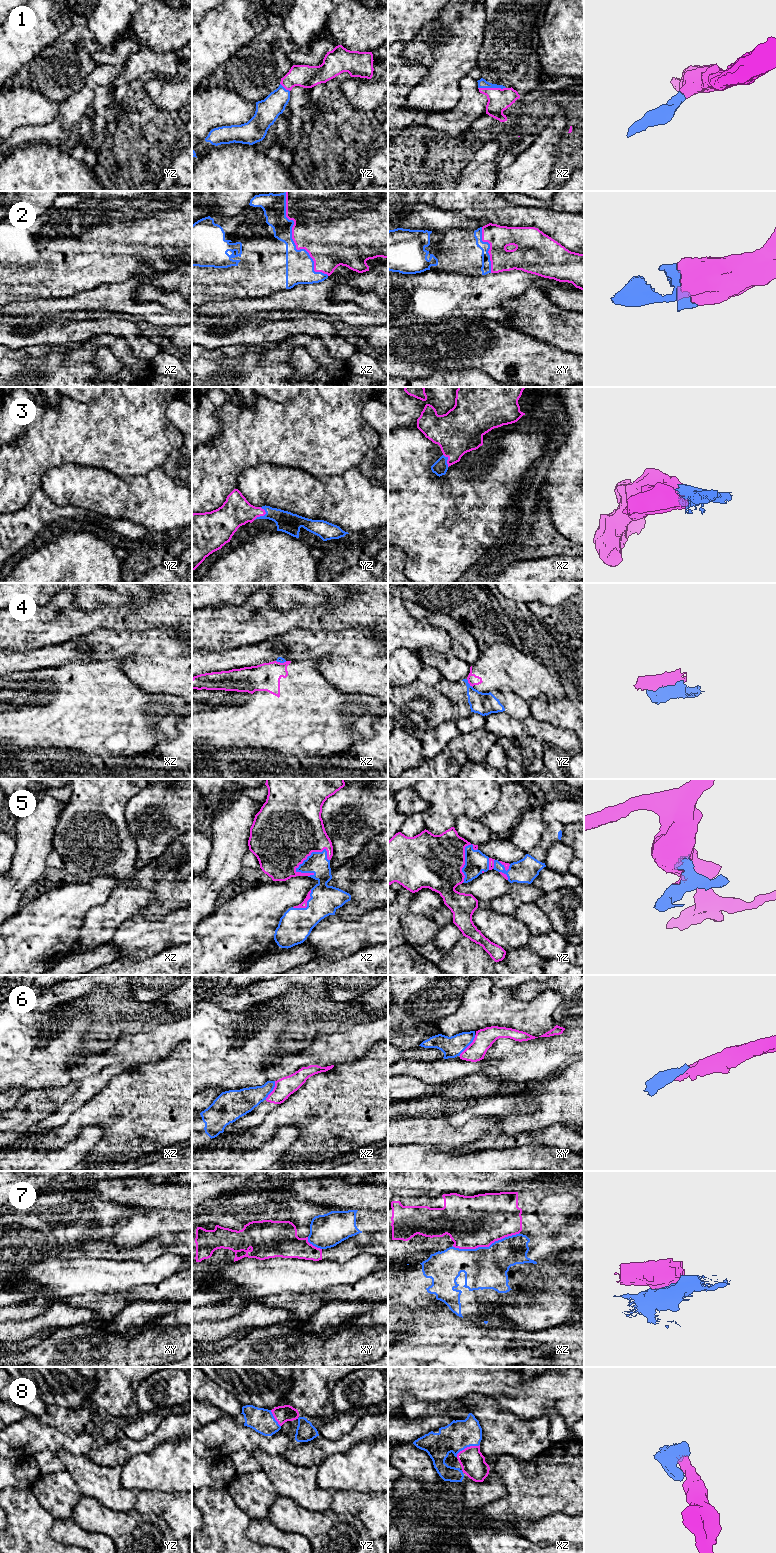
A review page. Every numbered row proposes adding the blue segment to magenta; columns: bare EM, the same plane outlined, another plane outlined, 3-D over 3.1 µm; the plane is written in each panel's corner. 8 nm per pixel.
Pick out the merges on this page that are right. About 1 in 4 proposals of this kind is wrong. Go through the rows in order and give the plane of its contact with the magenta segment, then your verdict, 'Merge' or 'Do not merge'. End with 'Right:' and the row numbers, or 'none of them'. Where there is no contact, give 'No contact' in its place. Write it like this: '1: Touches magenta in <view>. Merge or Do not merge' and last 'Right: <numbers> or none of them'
1: Touches magenta in xz. Merge
2: Touches magenta in xz. Merge
3: Touches magenta in yz. Merge
4: Touches magenta in yz. Do not merge
5: Touches magenta in xz. Merge
6: Touches magenta in xy. Do not merge
7: Touches magenta in xz. Do not merge
8: Touches magenta in xz. Merge
Right: 1, 2, 3, 5, 8

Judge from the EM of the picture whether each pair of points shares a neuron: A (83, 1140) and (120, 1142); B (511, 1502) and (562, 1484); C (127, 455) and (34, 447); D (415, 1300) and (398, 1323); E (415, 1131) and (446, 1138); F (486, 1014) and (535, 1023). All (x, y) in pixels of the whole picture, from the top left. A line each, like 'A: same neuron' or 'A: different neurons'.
A: different neurons
B: same neuron
C: same neuron
D: different neurons
E: same neuron
F: same neuron

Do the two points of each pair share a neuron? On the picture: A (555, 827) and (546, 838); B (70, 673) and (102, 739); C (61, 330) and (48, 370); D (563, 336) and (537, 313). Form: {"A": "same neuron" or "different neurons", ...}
{"A": "same neuron", "B": "same neuron", "C": "different neurons", "D": "same neuron"}

